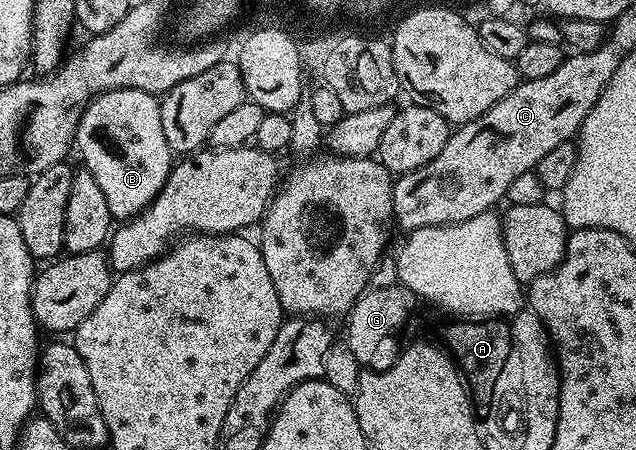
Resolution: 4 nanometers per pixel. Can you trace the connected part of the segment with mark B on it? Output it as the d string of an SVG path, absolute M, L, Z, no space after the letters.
M138 90L98 94L79 120L75 150L81 153L80 165L95 176L115 220L134 218L152 204L175 165L173 149L163 136L160 101Z

